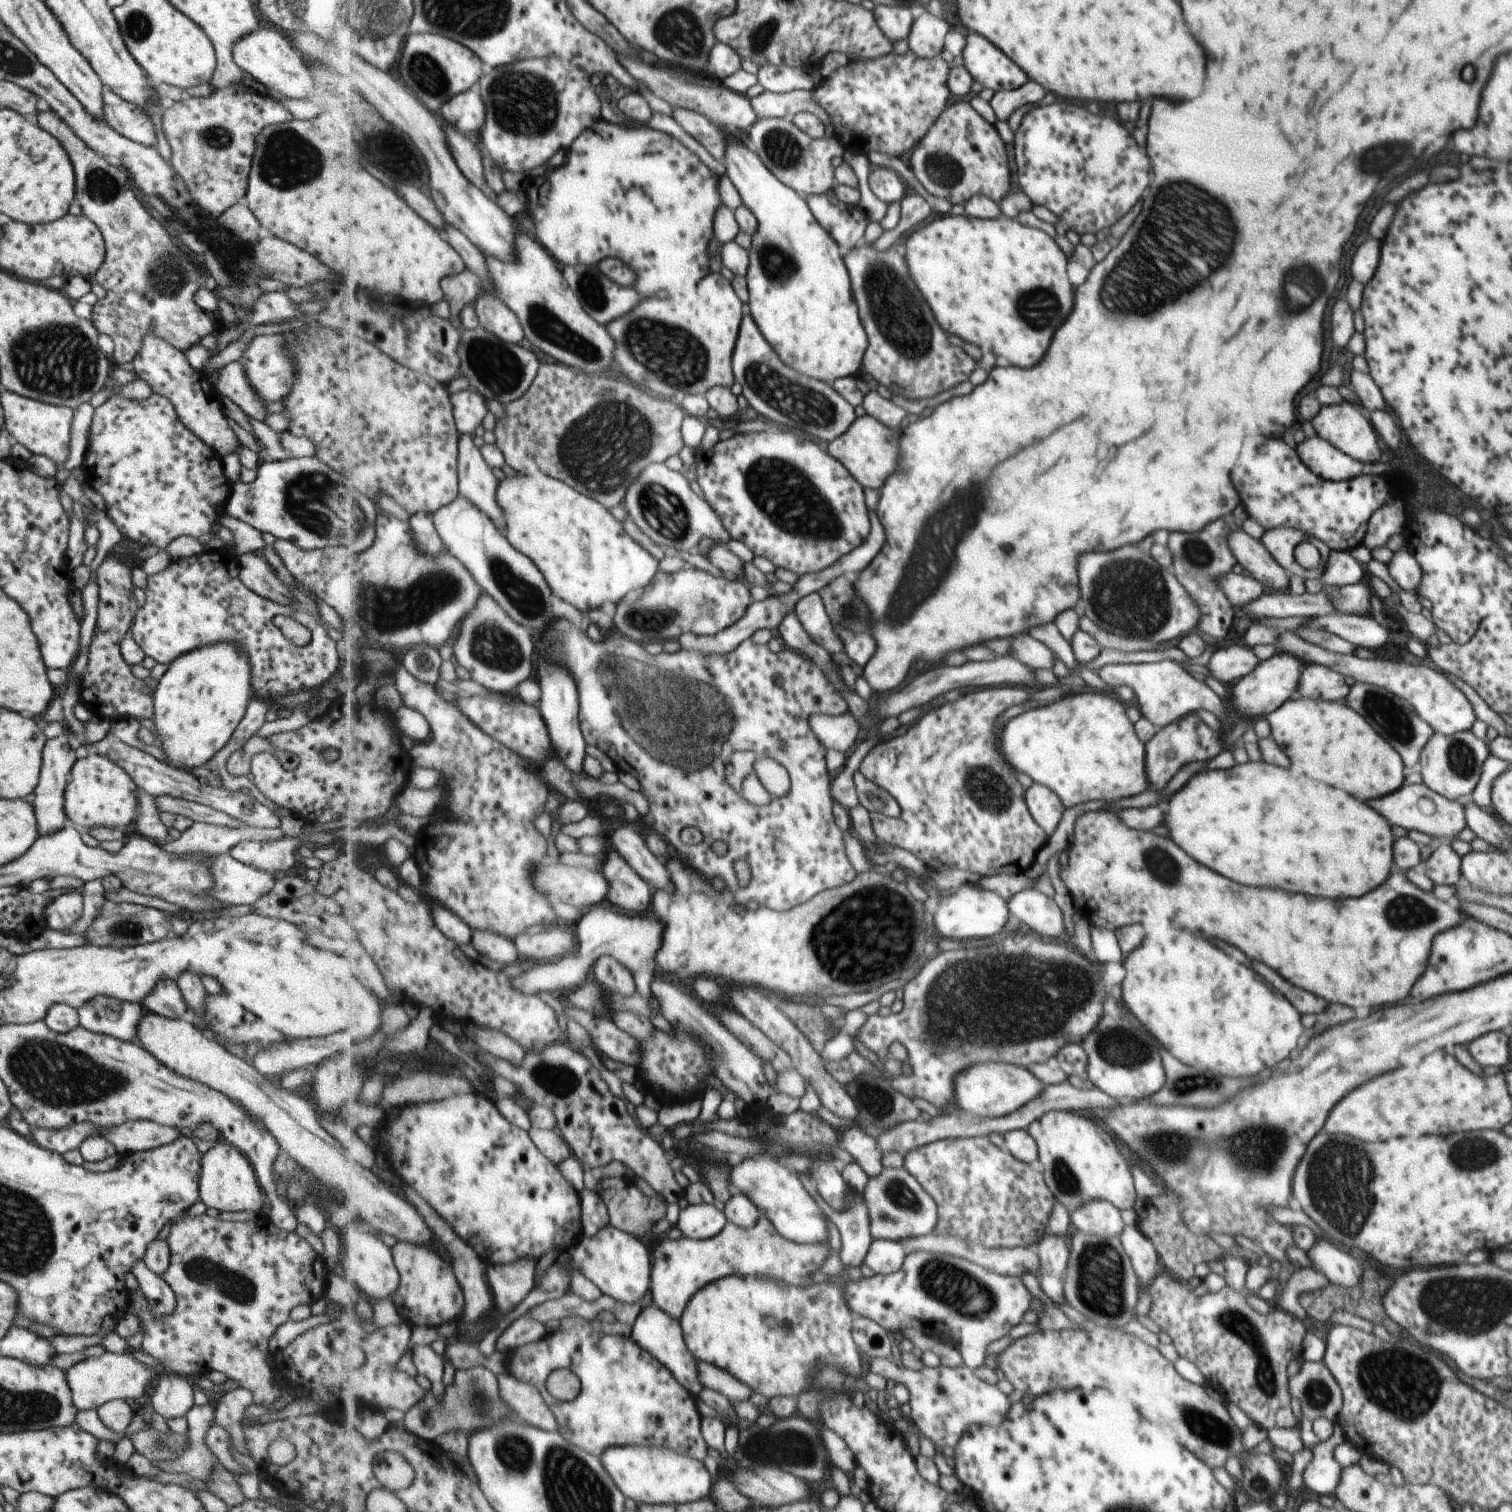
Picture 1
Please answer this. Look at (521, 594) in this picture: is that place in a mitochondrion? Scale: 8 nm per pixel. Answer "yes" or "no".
yes

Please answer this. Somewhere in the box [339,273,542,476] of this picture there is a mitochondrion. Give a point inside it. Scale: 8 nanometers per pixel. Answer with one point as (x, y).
(499, 370)

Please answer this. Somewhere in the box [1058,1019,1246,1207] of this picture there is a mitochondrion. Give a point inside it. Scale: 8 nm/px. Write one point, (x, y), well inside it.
(1111, 1043)

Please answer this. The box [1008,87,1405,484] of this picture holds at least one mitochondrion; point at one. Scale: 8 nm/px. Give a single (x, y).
(1196, 236)

